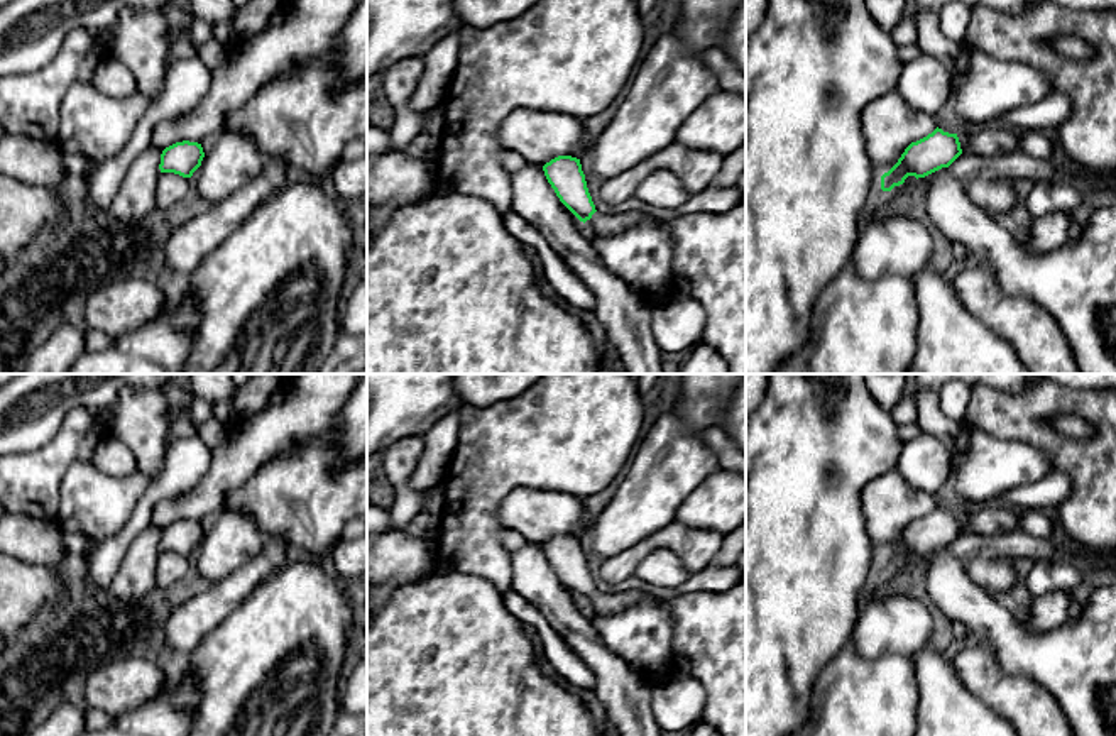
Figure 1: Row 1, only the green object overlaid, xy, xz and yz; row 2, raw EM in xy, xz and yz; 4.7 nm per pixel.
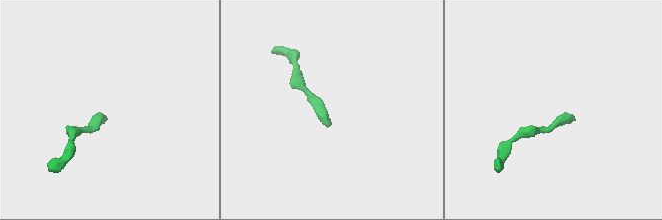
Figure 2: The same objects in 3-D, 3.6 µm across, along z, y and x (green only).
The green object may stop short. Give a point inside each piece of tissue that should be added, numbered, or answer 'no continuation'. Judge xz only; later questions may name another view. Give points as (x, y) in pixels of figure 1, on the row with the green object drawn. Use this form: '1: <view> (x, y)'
1: xz (601, 224)

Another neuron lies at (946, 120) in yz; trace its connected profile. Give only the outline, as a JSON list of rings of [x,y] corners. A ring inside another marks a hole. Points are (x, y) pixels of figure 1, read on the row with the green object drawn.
[[[952,95],[949,102],[944,105],[944,108],[937,113],[935,120],[938,129],[949,134],[955,134],[955,117],[954,117],[954,105],[955,105],[955,96]]]

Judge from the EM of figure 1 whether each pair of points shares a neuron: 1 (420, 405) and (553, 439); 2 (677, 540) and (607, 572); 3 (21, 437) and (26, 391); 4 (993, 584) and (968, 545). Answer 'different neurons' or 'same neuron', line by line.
1: different neurons
2: same neuron
3: same neuron
4: different neurons

